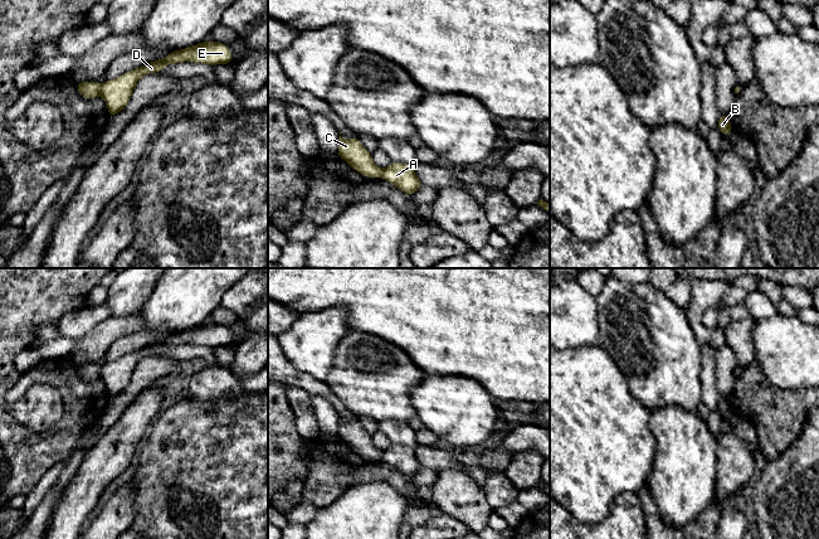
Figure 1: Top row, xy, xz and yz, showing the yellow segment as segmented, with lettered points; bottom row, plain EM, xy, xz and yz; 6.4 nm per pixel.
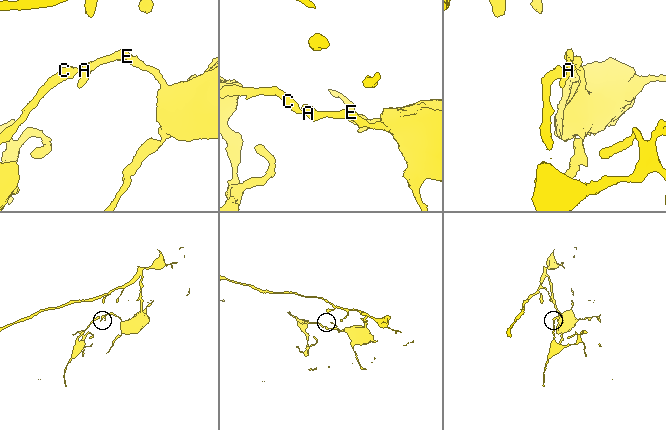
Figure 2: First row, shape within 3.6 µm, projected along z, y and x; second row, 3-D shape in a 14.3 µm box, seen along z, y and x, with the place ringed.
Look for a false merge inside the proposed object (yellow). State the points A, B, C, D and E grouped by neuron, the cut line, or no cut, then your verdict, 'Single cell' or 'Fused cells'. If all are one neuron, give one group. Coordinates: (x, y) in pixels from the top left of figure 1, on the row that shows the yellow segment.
Groups: A B D E / C. Split along xy (100, 86), (101, 93). Fused cells

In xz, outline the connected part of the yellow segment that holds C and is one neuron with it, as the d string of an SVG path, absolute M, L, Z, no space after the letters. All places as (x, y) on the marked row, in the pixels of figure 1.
M340 132L337 155L361 175L367 178L382 176L382 170L374 164L371 152L361 145L357 136L343 139Z

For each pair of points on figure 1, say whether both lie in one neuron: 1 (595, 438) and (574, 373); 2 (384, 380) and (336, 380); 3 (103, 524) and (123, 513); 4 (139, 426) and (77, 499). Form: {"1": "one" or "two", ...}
{"1": "one", "2": "one", "3": "one", "4": "one"}

